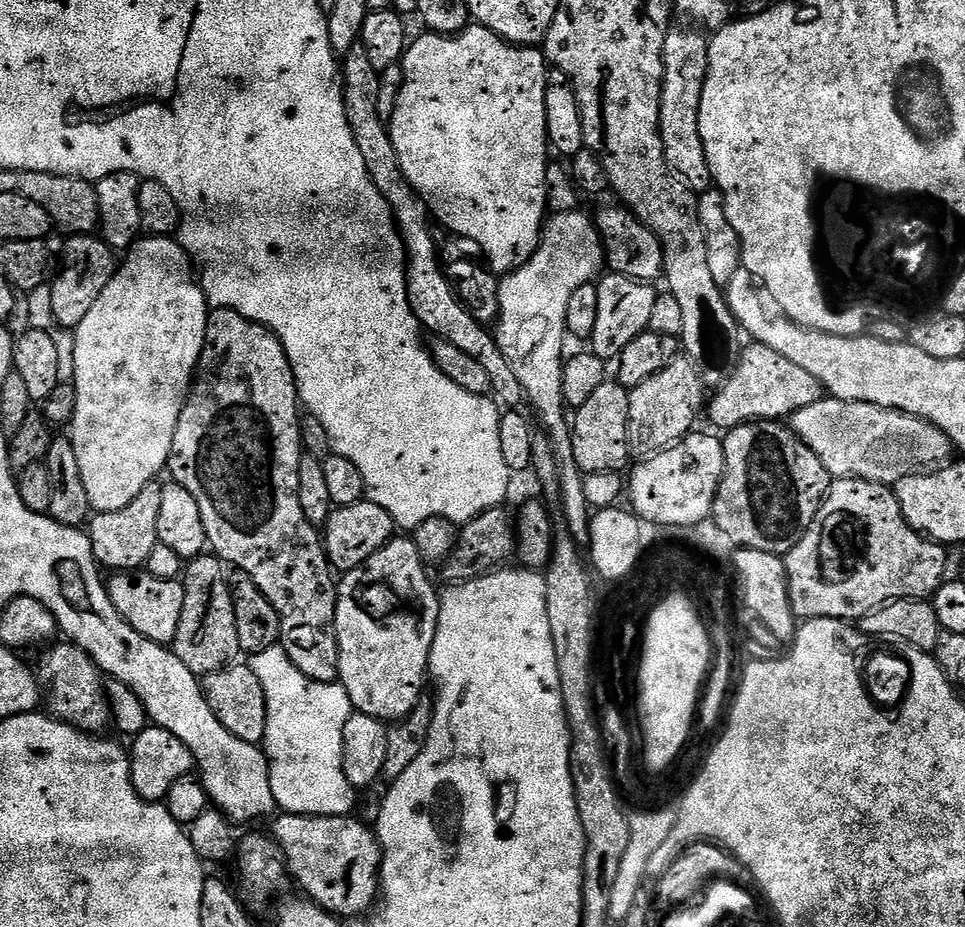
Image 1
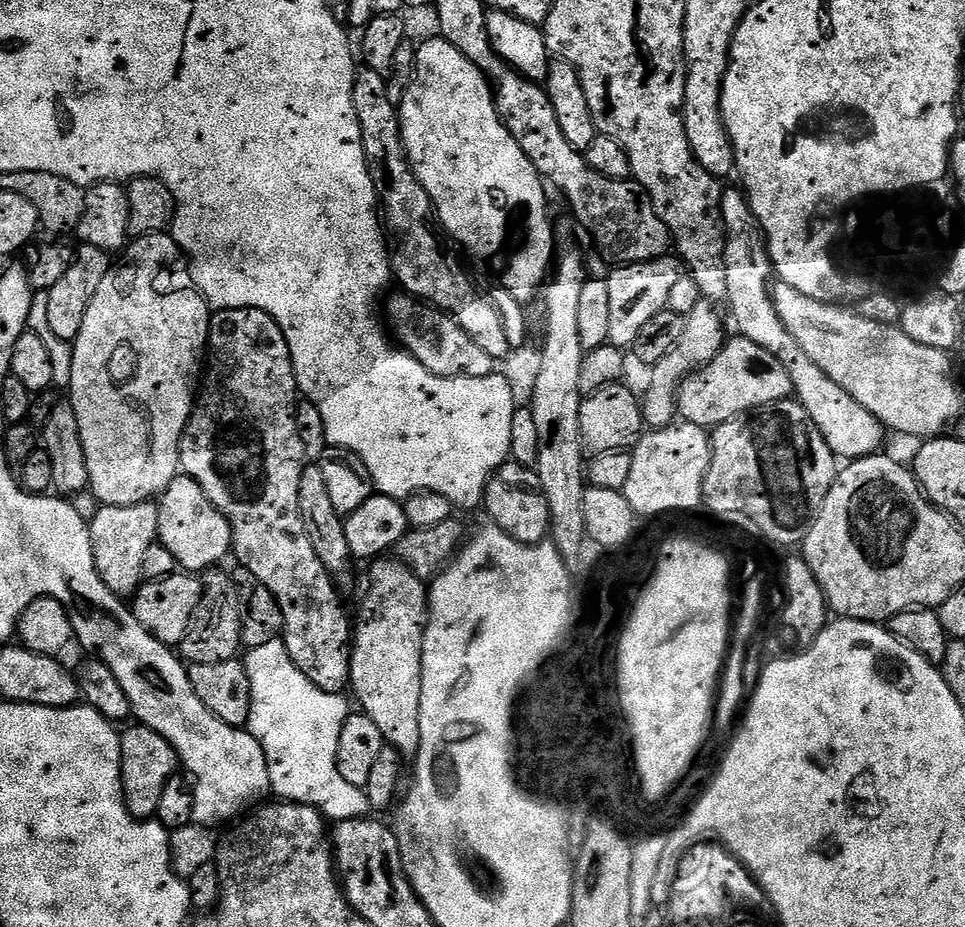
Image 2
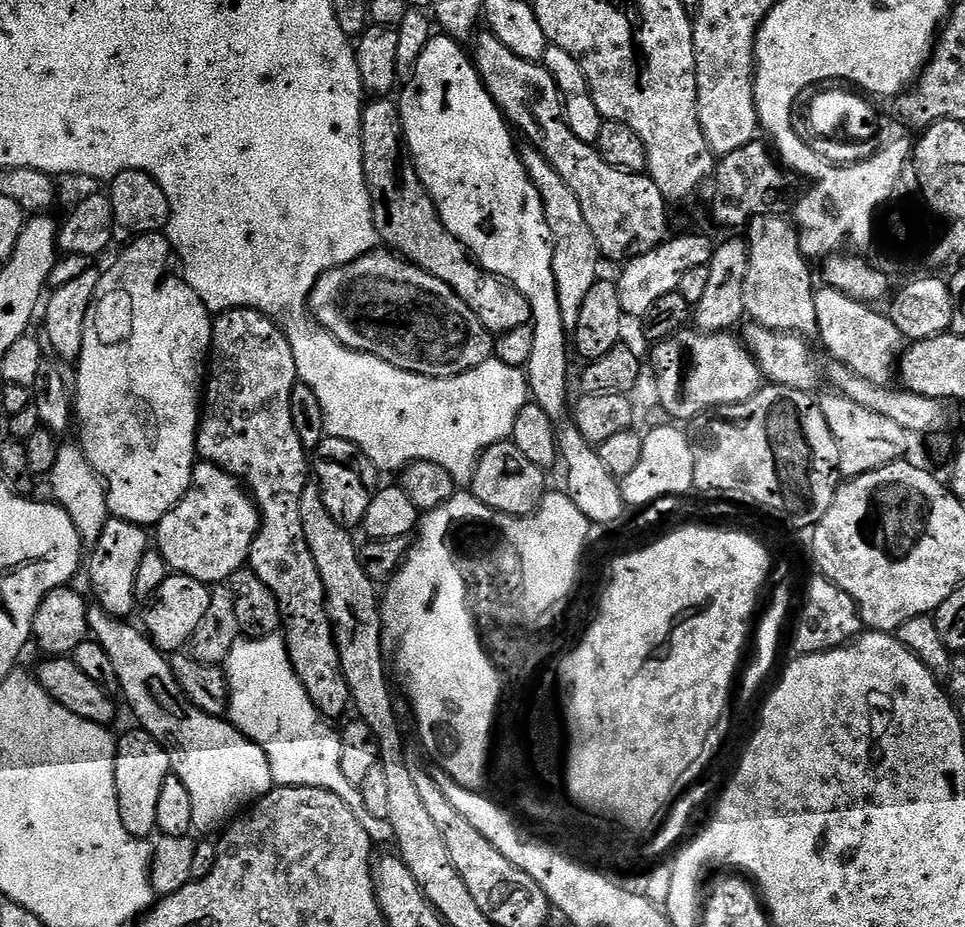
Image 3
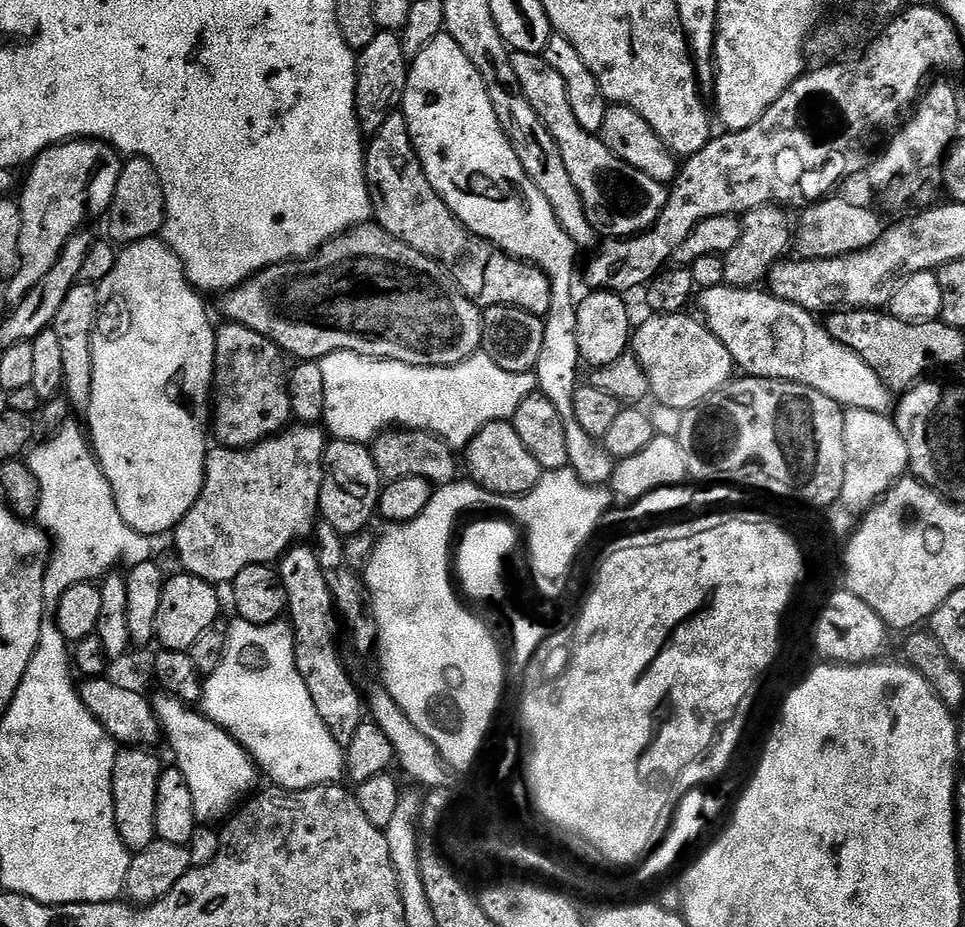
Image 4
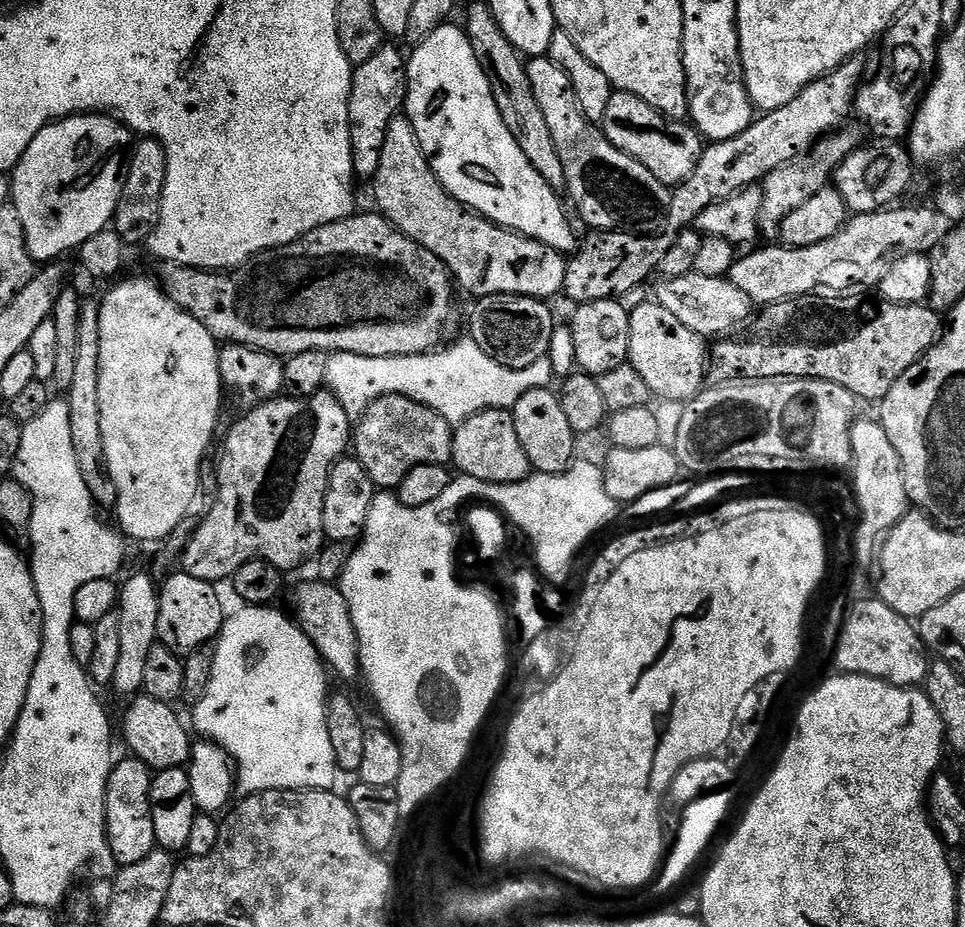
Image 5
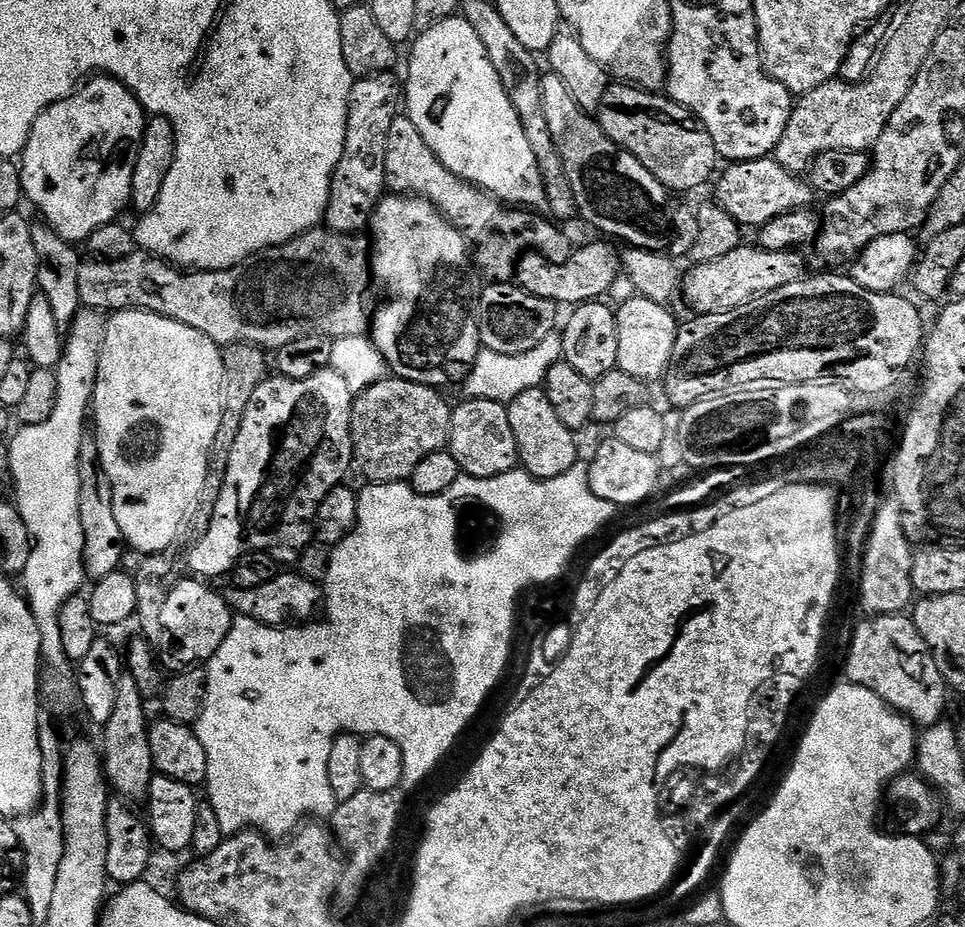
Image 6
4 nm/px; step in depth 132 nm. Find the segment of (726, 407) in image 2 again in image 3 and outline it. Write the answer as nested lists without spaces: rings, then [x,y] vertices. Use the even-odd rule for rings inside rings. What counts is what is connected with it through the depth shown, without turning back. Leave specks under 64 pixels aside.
[[[685,330],[659,341],[651,349],[650,367],[657,375],[660,406],[672,415],[673,421],[691,422],[696,416],[710,412],[714,408],[723,408],[725,404],[746,402],[762,387],[762,373],[755,358],[748,353],[739,339],[728,332],[701,332]]]

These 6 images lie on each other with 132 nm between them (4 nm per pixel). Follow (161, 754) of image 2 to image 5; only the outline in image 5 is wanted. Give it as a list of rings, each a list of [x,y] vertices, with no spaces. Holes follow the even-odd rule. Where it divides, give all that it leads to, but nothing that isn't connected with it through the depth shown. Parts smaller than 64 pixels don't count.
[[[135,758],[117,759],[108,775],[108,789],[104,799],[106,810],[106,834],[108,845],[120,868],[134,866],[134,862],[142,862],[146,854],[157,851],[154,838],[154,818],[150,814],[150,786],[153,769]]]

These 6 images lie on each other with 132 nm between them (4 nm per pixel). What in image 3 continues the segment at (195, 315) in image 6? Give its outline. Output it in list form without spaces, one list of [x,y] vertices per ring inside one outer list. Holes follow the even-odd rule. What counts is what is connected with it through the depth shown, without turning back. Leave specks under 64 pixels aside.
[[[391,250],[368,252],[354,262],[344,264],[341,268],[332,269],[327,276],[321,278],[314,286],[310,297],[310,312],[319,323],[323,324],[331,332],[335,340],[342,342],[347,348],[353,348],[355,352],[369,352],[371,356],[376,356],[379,360],[385,360],[393,364],[396,368],[413,372],[419,376],[433,376],[434,378],[457,376],[466,370],[474,370],[478,366],[482,366],[482,362],[491,360],[494,356],[493,333],[484,329],[482,322],[478,318],[478,314],[474,314],[474,310],[470,310],[470,306],[466,306],[466,302],[462,302],[462,298],[458,298],[456,291],[450,286],[446,286],[446,282],[442,282],[442,278],[438,278],[434,274],[422,270],[419,266],[412,263],[412,261],[404,259],[403,256],[396,255]]]

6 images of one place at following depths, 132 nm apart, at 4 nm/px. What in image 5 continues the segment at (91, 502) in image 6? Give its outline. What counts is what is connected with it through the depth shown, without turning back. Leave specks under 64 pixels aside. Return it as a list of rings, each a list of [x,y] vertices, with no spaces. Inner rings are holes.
[[[85,299],[80,306],[80,325],[78,326],[78,362],[74,369],[74,382],[66,394],[70,410],[70,439],[74,442],[74,454],[78,458],[78,468],[82,470],[82,478],[86,478],[86,490],[94,498],[94,502],[104,510],[115,509],[118,490],[114,486],[114,478],[110,478],[110,462],[106,462],[106,445],[102,442],[102,405],[98,399],[98,354],[102,354],[100,341],[100,306],[94,299]]]

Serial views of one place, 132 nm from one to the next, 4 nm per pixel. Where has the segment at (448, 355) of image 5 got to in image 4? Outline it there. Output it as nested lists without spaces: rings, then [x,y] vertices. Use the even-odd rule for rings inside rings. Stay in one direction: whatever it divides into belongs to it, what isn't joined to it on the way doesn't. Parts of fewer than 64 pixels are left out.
[[[335,352],[319,361],[326,381],[326,410],[323,427],[329,437],[368,444],[376,437],[387,433],[395,426],[400,430],[433,432],[445,440],[454,450],[467,449],[468,444],[490,422],[511,421],[512,416],[522,406],[522,398],[537,391],[536,374],[531,372],[511,372],[502,370],[486,354],[477,354],[458,362],[454,366],[410,366],[397,360],[375,360],[353,352]]]

